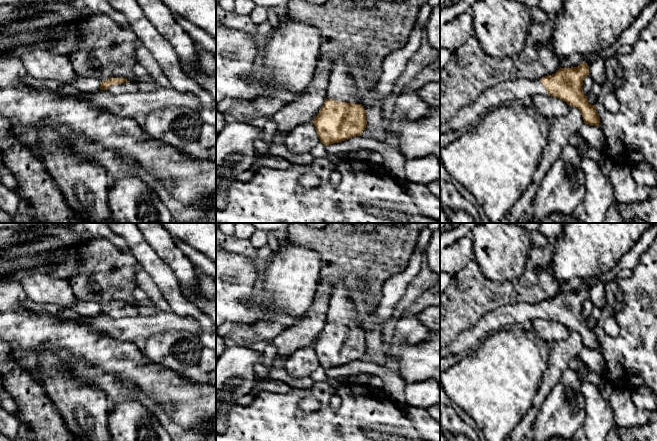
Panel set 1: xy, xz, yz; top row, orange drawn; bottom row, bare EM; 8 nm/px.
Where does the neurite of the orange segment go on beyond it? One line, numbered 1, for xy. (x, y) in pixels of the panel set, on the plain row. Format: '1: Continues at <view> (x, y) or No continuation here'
1: Continues at xy (125, 311)

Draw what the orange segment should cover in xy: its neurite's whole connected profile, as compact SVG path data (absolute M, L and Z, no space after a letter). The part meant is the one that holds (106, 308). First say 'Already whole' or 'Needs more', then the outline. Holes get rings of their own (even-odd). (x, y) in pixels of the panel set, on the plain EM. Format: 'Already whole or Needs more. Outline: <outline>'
Needs more. Outline: M110 302L101 306L100 313L112 318L121 318L138 315L138 308L124 302Z

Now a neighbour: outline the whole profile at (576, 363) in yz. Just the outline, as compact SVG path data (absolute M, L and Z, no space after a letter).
M579 358L572 359L568 364L568 368L582 371L586 380L595 385L598 385L601 380L601 377L598 376L592 369L587 367Z

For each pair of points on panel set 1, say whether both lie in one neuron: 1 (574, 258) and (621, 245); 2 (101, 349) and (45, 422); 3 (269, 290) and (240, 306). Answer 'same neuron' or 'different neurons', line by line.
1: same neuron
2: different neurons
3: different neurons

